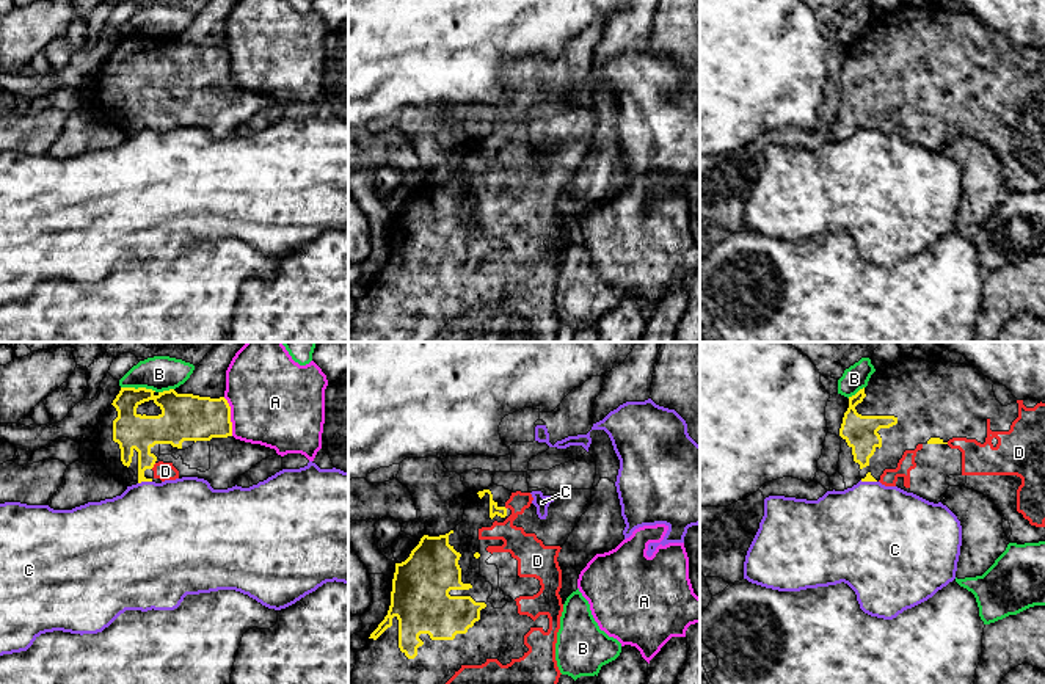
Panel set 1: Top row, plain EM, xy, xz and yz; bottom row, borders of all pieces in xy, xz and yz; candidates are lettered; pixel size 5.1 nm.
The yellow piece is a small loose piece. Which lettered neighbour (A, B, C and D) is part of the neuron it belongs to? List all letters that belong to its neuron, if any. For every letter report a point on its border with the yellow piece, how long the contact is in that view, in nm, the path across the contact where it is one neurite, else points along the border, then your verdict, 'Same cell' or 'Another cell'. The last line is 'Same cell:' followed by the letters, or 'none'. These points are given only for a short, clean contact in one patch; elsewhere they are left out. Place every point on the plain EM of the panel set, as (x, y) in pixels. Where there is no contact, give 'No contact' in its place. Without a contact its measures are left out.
A: Touches yellow at xy (229, 65). Shared border 200 nm. Boundary: xy (223, 46), (229, 55), (233, 83). Another cell
B: Touches yellow at xy (138, 36). Shared border 190 nm. Another cell
C: Touches yellow at xy (145, 129). Shared border 70 nm. Boundary: xy (151, 129), (138, 132). Another cell
D: Touches yellow at xy (152, 115). Shared border 40 nm. Same cell
Same cell: D

